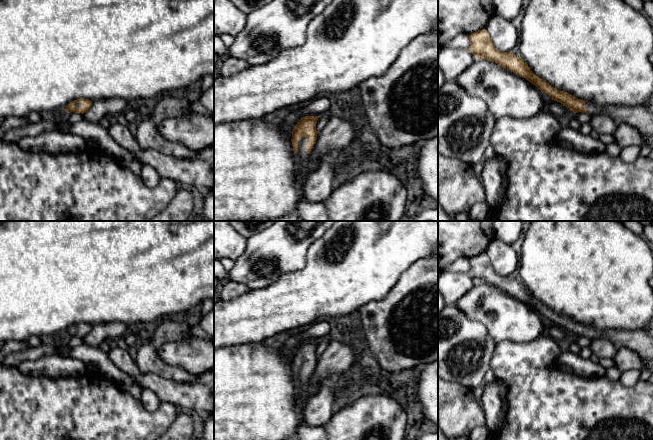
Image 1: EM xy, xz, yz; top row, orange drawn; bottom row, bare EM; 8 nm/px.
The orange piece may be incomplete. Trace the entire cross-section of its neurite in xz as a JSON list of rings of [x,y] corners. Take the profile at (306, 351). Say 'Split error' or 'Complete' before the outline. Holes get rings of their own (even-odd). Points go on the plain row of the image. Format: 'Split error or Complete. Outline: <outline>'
Split error. Outline: [[[304,340],[296,348],[292,355],[293,378],[301,383],[304,389],[310,375],[317,364],[316,348],[317,340]]]

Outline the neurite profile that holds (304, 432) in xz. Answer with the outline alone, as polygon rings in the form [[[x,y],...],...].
[[[302,424],[297,429],[298,440],[328,440],[326,430],[323,426],[307,426]]]

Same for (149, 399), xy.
[[[149,389],[142,390],[140,401],[142,405],[151,412],[156,411],[161,404],[158,396]]]

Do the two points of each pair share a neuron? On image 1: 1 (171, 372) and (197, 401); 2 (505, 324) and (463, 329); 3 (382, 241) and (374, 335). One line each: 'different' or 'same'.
1: different
2: different
3: different

